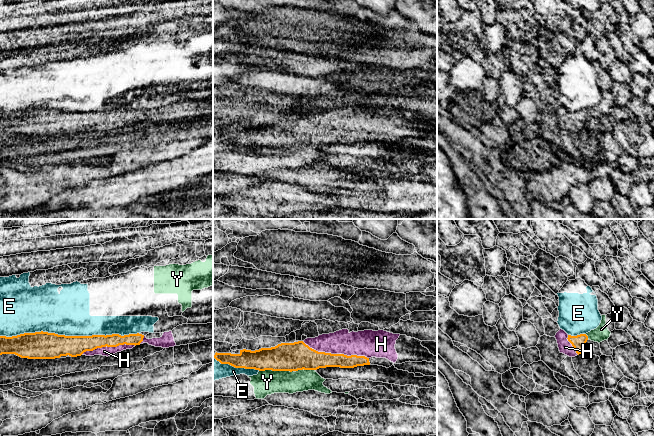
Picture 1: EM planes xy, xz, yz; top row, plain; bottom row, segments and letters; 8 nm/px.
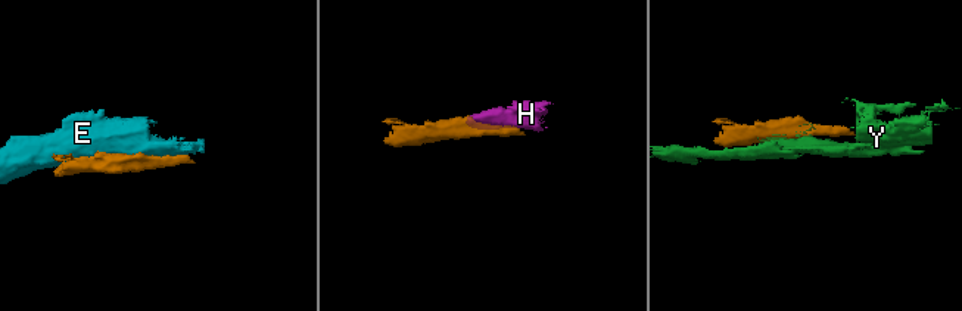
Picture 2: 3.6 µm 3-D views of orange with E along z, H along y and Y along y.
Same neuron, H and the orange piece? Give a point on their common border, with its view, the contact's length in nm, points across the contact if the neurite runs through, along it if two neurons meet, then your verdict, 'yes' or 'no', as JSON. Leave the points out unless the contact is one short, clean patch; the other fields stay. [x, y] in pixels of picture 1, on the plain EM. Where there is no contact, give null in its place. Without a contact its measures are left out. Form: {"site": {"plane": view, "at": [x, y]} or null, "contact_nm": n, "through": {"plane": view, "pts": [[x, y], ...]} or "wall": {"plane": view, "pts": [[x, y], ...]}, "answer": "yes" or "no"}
{"site": {"plane": "xz", "at": [335, 130]}, "contact_nm": 550, "answer": "yes"}

